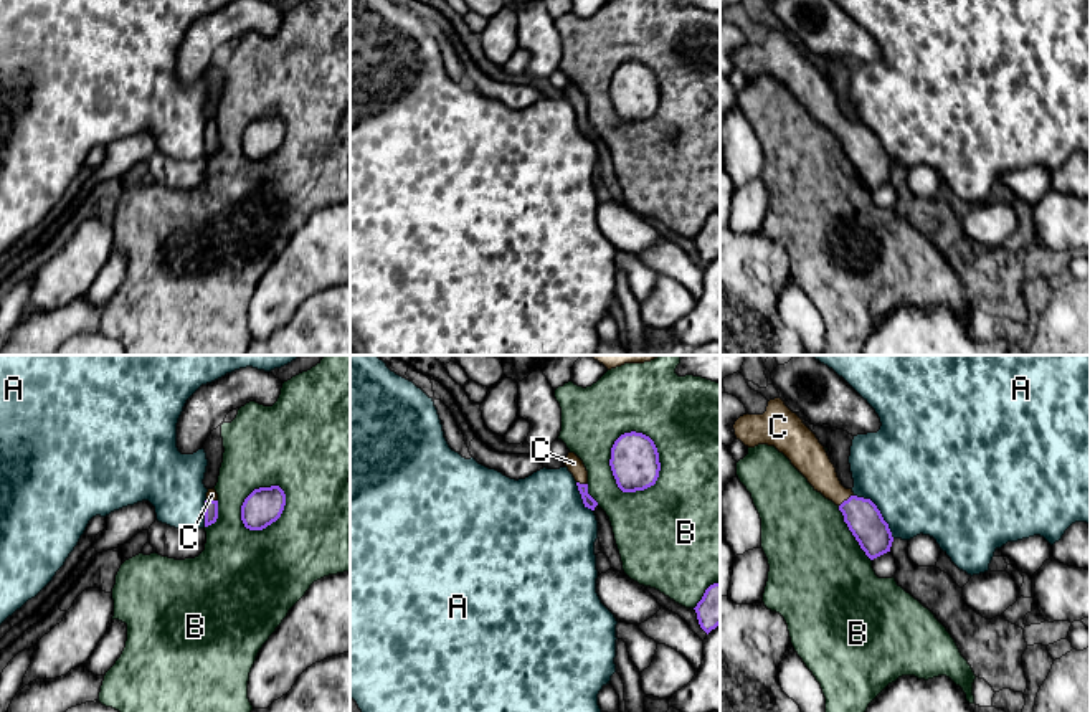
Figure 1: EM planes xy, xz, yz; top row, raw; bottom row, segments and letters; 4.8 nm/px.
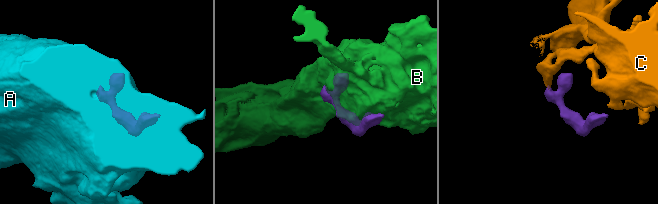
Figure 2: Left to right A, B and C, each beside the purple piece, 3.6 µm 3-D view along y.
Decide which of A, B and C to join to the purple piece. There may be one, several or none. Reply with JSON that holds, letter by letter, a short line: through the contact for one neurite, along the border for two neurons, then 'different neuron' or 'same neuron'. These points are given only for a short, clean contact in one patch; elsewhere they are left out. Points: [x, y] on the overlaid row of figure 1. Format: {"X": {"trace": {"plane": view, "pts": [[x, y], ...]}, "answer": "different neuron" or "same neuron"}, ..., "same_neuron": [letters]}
{"A": {"trace": {"plane": "yz", "pts": [[854, 494], [869, 499], [876, 506], [894, 537]]}, "answer": "different neuron"}, "B": {"answer": "different neuron"}, "C": {"trace": {"plane": "yz", "pts": [[862, 517], [848, 499], [813, 463]]}, "answer": "same neuron"}, "same_neuron": ["C"]}

